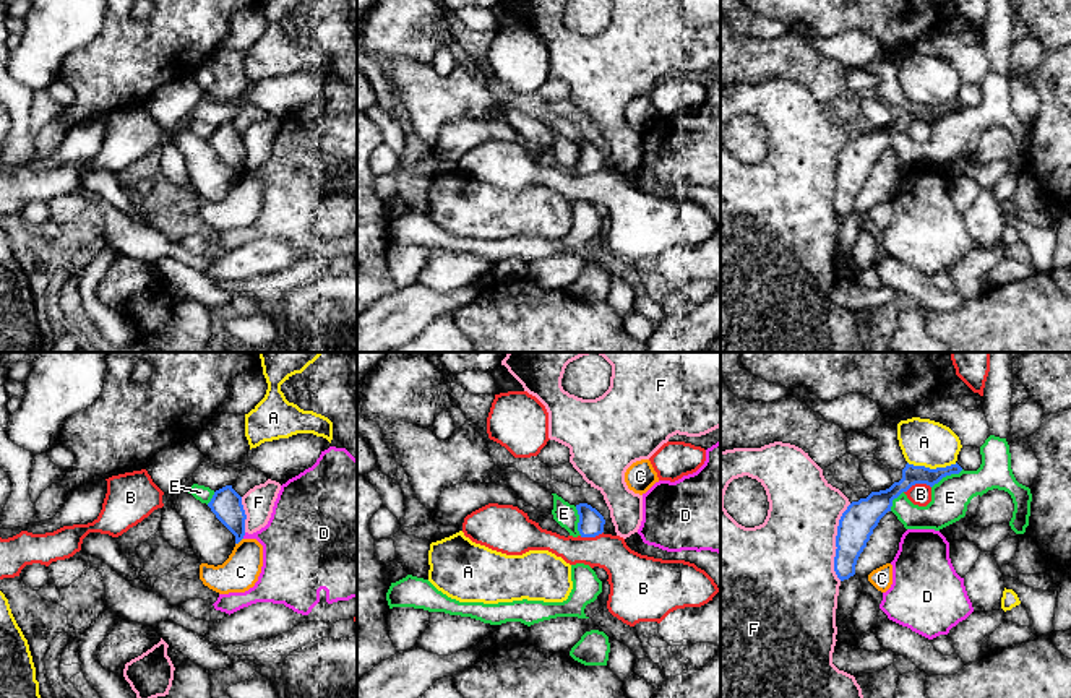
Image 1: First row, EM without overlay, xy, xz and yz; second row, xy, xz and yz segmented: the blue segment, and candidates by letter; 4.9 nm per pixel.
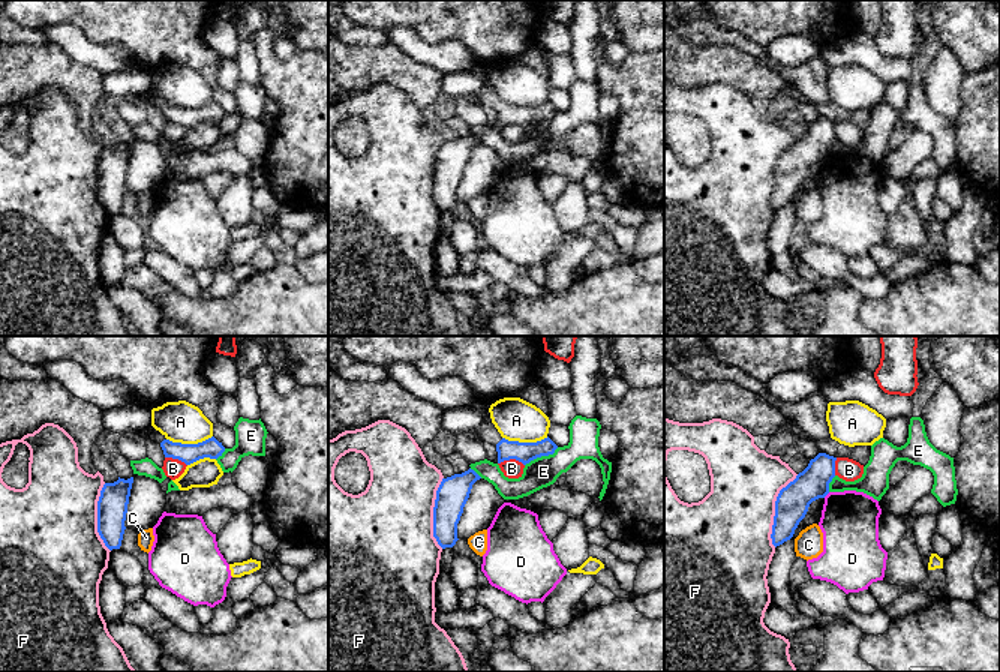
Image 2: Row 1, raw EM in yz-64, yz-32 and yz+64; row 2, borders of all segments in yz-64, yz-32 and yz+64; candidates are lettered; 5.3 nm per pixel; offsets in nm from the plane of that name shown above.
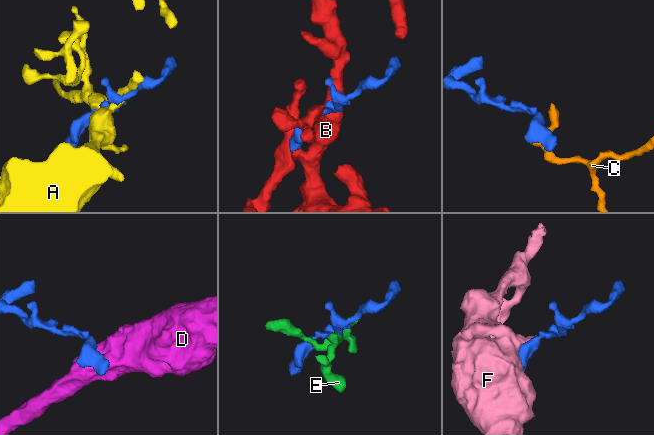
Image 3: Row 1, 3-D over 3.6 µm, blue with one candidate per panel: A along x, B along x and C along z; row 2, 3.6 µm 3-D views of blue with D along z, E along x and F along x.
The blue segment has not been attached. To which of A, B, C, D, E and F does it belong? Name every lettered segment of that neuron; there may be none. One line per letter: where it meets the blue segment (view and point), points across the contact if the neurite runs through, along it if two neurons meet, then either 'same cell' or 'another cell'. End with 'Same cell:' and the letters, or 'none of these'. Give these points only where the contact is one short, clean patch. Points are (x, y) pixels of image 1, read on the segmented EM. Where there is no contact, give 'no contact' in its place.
A: meets blue in yz at (932, 469); another cell
B: meets blue in yz at (917, 482); another cell
C: meets blue in xy at (239, 541); border along xy (242, 538), (236, 544); another cell
D: meets blue in xy at (244, 534); another cell
E: meets blue in yz at (946, 474); another cell
F: meets blue in yz at (836, 542); another cell
Same cell: none of these

